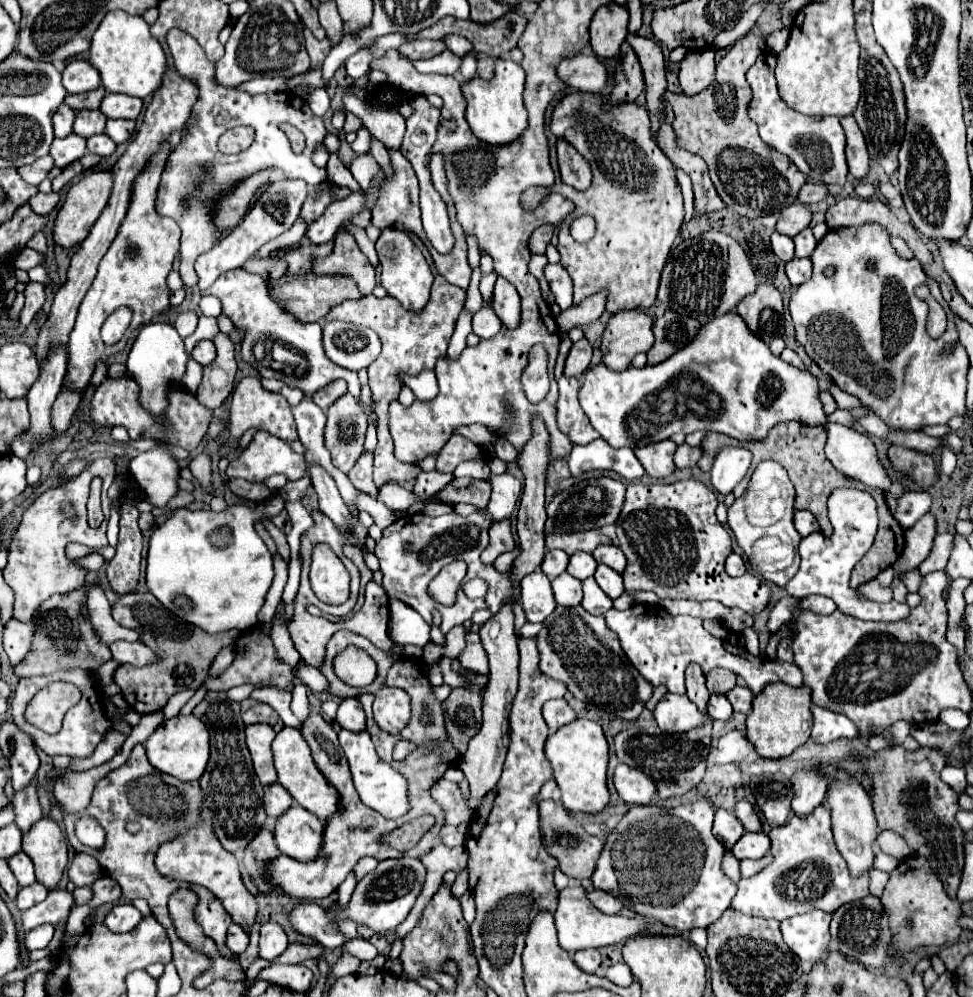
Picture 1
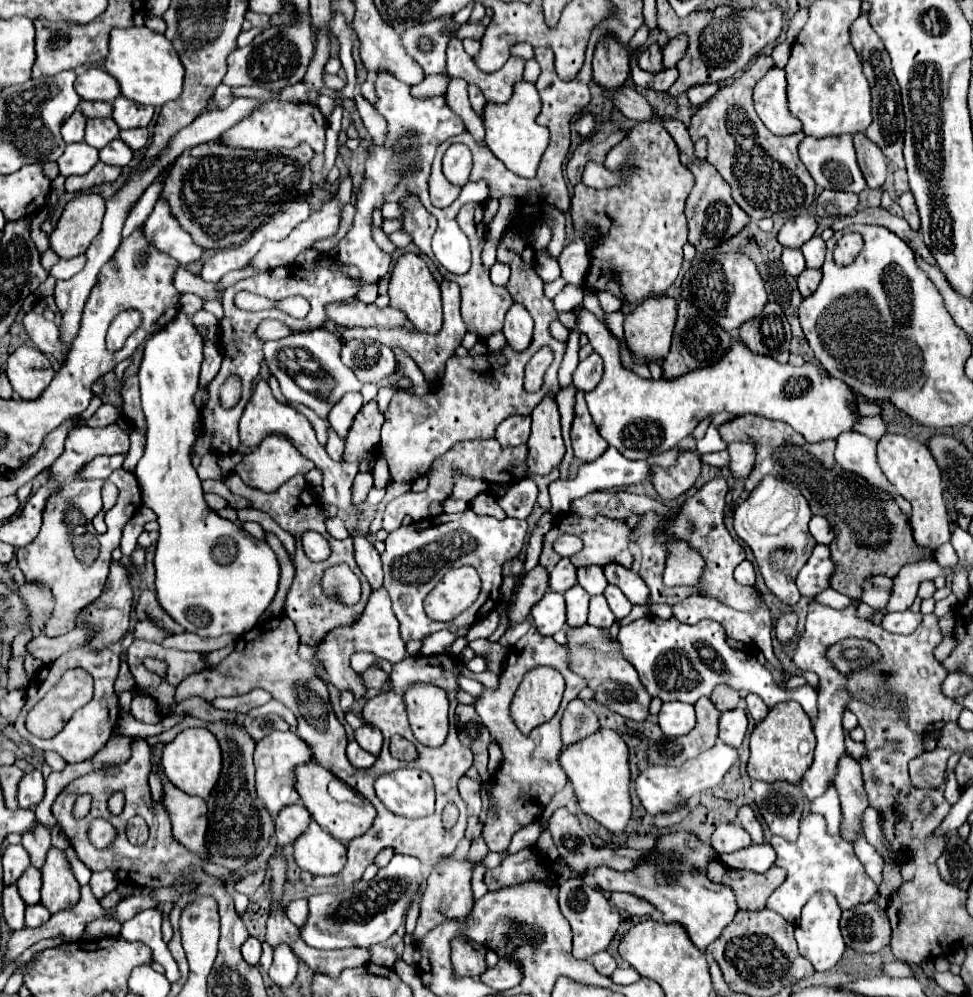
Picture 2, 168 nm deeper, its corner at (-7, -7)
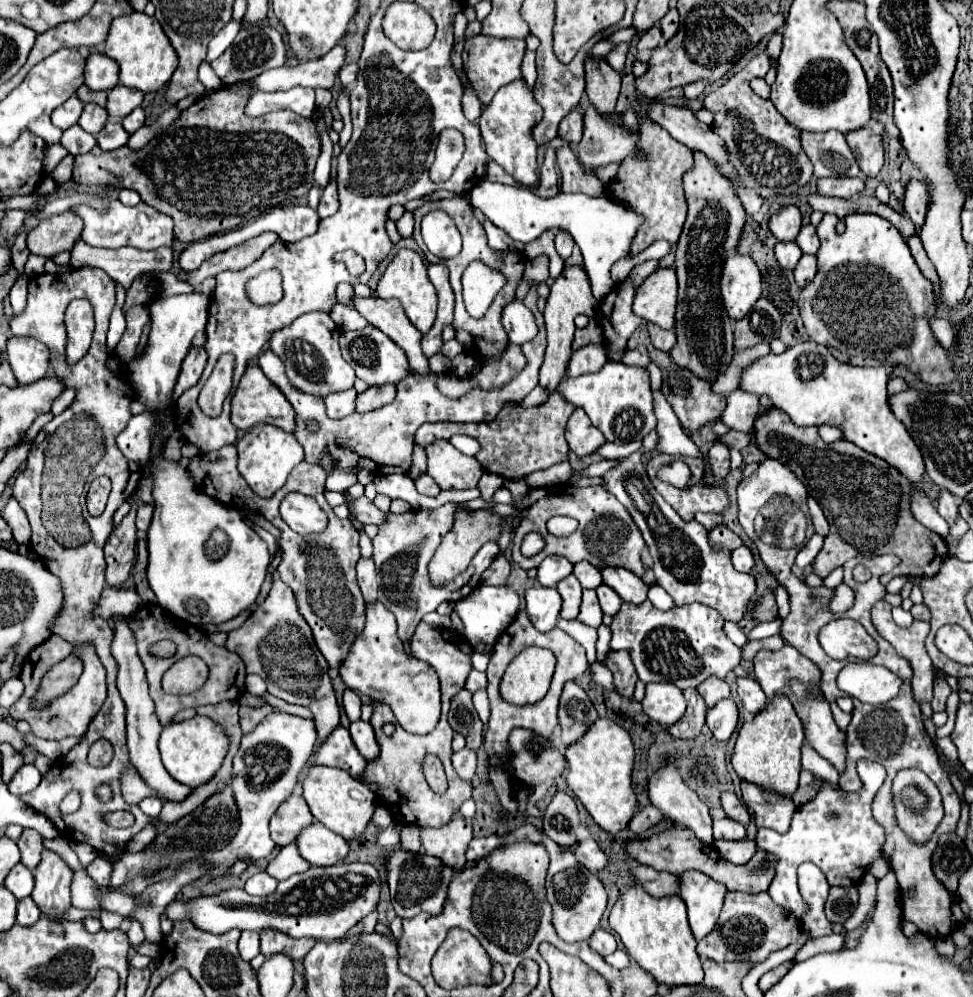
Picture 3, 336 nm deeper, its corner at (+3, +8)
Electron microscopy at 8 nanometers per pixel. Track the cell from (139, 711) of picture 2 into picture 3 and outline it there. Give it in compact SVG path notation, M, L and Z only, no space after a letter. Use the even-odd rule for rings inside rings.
M120 619L114 621L114 639L112 639L112 655L118 661L118 691L120 697L126 703L126 727L128 727L128 751L130 751L130 763L138 769L138 773L144 777L144 781L160 791L168 801L184 801L192 789L186 785L180 785L178 781L172 781L168 777L168 771L164 769L160 761L158 751L158 739L162 733L162 725L154 713L154 701L148 695L148 683L146 683L146 671L136 651L136 639L132 637L132 629L128 629L128 621Z

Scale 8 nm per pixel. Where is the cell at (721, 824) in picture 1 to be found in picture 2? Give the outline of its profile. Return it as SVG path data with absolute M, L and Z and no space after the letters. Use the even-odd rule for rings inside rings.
M720 824L712 834L712 846L724 854L724 852L736 852L740 848L750 846L750 834L738 826L738 824Z

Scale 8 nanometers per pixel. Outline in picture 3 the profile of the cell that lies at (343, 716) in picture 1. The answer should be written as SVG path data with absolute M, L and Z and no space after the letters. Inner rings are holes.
M354 721L350 725L350 735L352 735L352 741L354 741L356 749L360 751L360 755L366 761L374 761L374 757L380 755L380 745L376 743L374 729L368 721Z

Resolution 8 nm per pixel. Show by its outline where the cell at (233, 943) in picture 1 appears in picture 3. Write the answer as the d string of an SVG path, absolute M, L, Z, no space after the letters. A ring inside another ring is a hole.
M242 933L240 941L238 941L238 949L240 949L240 957L244 961L252 961L258 953L260 953L260 935L258 933Z

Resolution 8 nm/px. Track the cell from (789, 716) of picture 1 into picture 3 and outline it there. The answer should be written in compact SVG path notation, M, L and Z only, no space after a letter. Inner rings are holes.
M776 697L776 701L768 701L766 705L768 707L762 709L750 723L740 727L732 753L732 767L740 779L790 797L798 789L800 747L804 743L802 721L786 697Z

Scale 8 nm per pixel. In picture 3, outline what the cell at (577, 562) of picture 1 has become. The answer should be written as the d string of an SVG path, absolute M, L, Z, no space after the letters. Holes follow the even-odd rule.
M580 561L574 565L574 575L584 589L598 589L602 585L602 575L588 561Z

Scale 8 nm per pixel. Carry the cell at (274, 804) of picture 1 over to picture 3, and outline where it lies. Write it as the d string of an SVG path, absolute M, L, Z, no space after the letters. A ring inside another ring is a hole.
M302 795L288 797L278 807L276 815L278 815L278 819L272 819L270 821L270 833L272 833L272 839L280 847L294 843L296 837L300 835L300 831L314 823L312 813L308 809L308 803L304 801Z

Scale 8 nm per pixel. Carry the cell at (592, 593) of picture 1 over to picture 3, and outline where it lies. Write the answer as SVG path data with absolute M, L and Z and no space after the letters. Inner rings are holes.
M586 589L586 591L584 591L584 597L582 597L582 607L580 607L578 621L582 621L582 623L588 625L588 627L598 629L598 627L602 625L602 617L604 617L604 613L602 613L602 609L600 609L600 605L598 605L596 593L590 591L590 589Z

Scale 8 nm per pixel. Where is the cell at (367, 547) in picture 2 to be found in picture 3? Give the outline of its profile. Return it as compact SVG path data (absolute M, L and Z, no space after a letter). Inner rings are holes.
M360 559L358 561L358 585L362 589L362 595L366 599L366 603L378 601L378 581L376 581L376 569L374 569L374 561L366 561Z

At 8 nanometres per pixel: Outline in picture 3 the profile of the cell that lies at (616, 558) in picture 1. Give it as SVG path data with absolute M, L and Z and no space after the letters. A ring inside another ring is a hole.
M610 567L610 569L602 569L602 579L608 587L616 589L616 593L622 597L622 601L634 603L634 605L640 605L646 601L648 585L634 573L628 573L622 567L616 567L616 569Z

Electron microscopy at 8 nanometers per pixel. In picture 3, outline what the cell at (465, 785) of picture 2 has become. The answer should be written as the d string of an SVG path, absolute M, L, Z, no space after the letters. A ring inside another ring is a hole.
M460 749L452 755L452 765L456 769L456 773L462 779L472 779L474 771L476 771L476 751L474 749Z

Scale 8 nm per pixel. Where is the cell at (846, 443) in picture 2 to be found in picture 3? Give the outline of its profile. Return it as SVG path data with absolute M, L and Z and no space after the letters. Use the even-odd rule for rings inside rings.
M822 425L822 427L818 427L818 435L820 435L826 443L834 443L834 441L842 439L840 429L836 429L836 427L832 427L832 425Z

